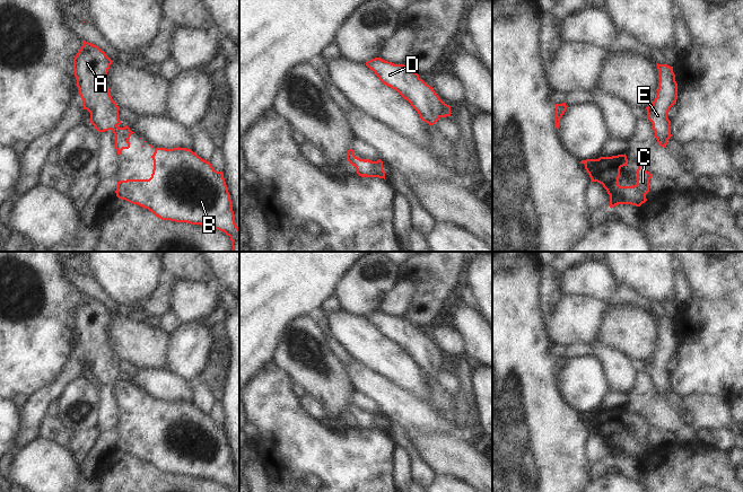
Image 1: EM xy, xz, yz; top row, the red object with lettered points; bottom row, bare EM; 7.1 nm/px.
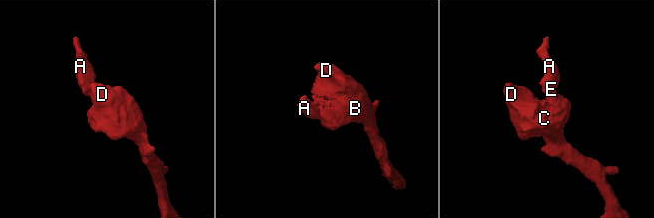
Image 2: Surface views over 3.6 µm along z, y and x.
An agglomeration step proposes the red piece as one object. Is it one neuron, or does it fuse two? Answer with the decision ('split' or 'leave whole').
leave whole

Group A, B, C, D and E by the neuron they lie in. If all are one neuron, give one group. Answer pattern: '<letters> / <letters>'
A B C D E

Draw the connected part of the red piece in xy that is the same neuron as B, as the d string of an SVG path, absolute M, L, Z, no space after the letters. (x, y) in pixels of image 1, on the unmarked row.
M155 401L151 411L151 430L117 434L115 446L119 451L148 462L161 473L207 478L224 484L230 492L239 492L239 481L235 476L230 447L222 424L215 423L210 414L186 401Z

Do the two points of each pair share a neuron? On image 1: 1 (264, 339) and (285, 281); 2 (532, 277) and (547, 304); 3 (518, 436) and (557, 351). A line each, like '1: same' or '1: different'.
1: same
2: different
3: different

